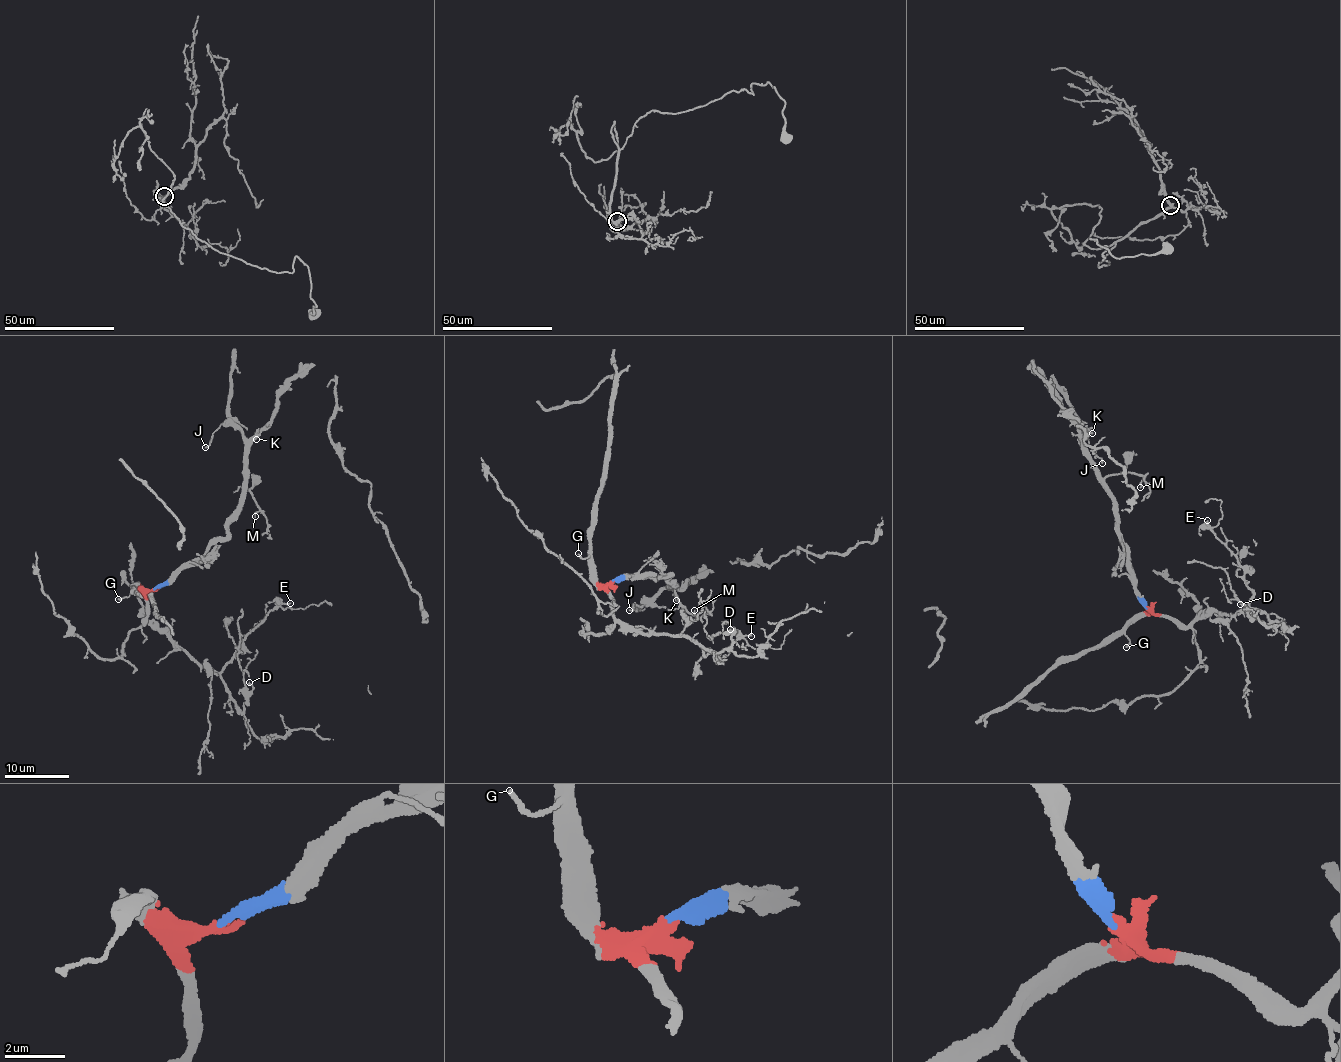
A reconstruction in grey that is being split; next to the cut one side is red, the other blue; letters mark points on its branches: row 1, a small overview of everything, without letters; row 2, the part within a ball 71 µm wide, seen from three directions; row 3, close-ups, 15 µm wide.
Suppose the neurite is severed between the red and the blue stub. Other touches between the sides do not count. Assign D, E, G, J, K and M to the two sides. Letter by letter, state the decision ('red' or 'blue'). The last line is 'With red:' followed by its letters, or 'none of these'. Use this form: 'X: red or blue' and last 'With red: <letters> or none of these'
D: red
E: red
G: red
J: blue
K: blue
M: blue
With red: D, E, G

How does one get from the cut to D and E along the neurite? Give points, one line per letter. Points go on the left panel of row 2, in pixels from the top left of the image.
D: (153, 588), (145, 600), (142, 622), (166, 631), (203, 667), (211, 667), (240, 712), (252, 688), (249, 682)
E: (153, 588), (145, 600), (142, 622), (166, 631), (203, 667), (222, 672), (251, 630), (271, 611), (291, 603)

